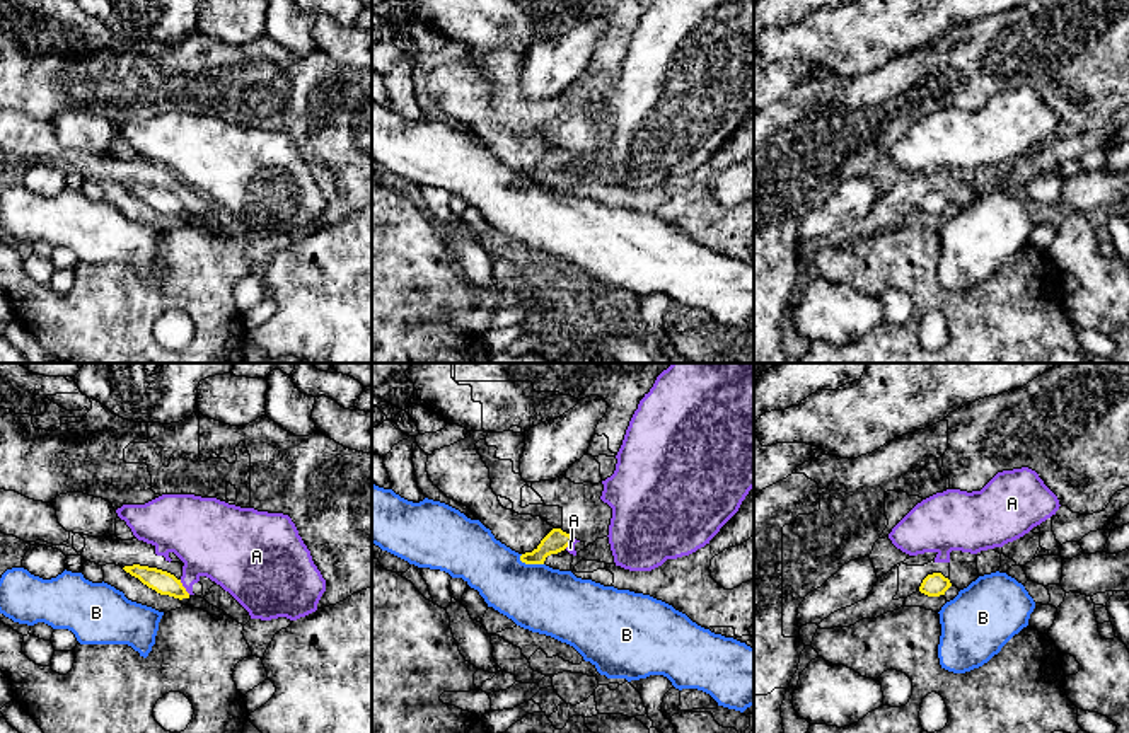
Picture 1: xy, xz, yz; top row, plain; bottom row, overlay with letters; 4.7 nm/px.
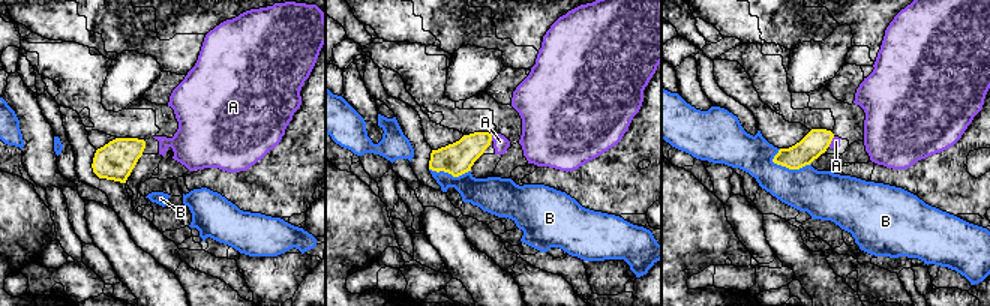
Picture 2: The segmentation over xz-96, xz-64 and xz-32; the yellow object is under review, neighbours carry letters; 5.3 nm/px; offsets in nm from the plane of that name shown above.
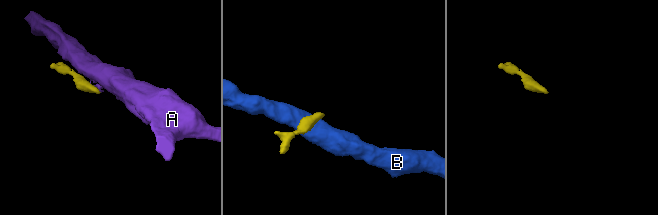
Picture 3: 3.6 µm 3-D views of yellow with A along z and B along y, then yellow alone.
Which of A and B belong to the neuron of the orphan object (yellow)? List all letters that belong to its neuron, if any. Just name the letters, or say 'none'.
A

